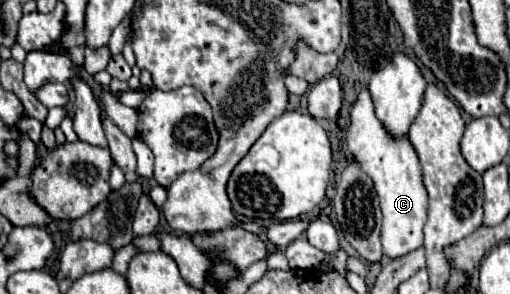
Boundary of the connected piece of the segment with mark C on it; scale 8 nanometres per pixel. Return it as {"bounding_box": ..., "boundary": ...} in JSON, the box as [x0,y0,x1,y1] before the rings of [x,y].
{"bounding_box":[345,87,427,259],"boundary":[[[363,87],[357,101],[351,105],[351,123],[345,137],[347,149],[353,161],[361,165],[361,171],[373,179],[383,223],[381,223],[381,245],[387,259],[403,257],[423,245],[423,227],[427,223],[427,191],[421,179],[419,157],[409,141],[409,137],[393,137],[389,129],[377,119],[371,93]]]}

